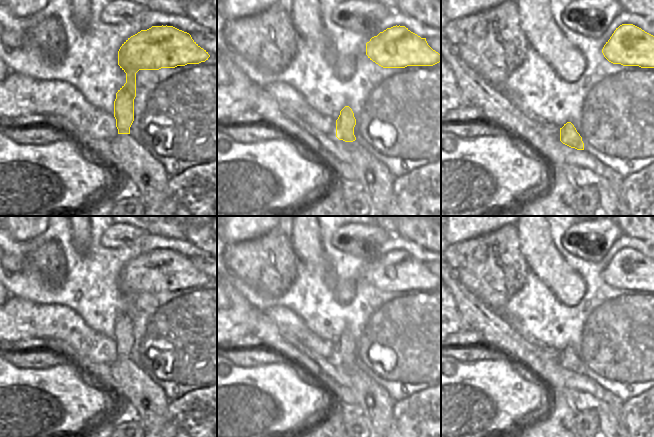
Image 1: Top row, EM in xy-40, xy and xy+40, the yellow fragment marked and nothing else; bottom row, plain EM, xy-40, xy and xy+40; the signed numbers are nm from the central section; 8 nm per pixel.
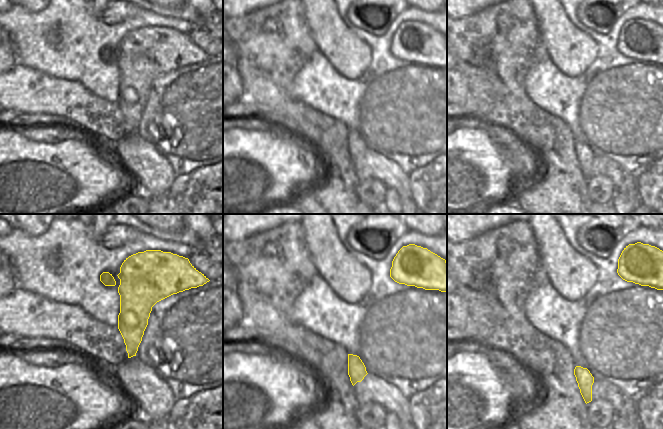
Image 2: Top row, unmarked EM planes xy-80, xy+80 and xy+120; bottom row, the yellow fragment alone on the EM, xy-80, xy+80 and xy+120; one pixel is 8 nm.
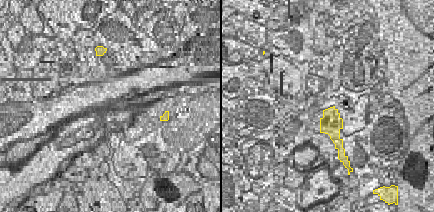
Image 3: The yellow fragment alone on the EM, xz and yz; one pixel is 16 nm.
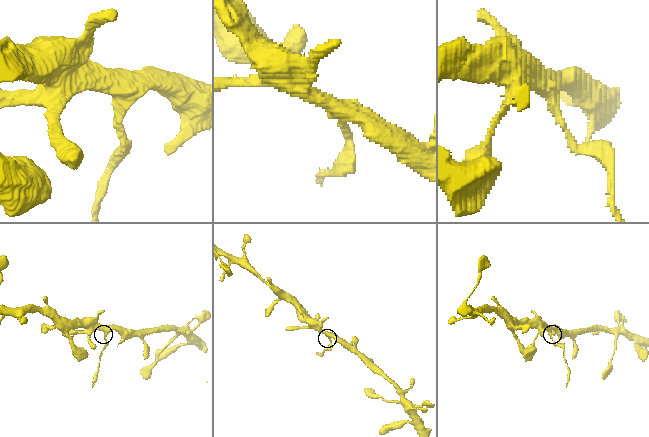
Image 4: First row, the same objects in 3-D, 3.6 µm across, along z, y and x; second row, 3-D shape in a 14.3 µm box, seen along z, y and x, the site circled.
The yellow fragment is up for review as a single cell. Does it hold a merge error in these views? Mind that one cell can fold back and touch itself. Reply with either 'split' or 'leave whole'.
split

